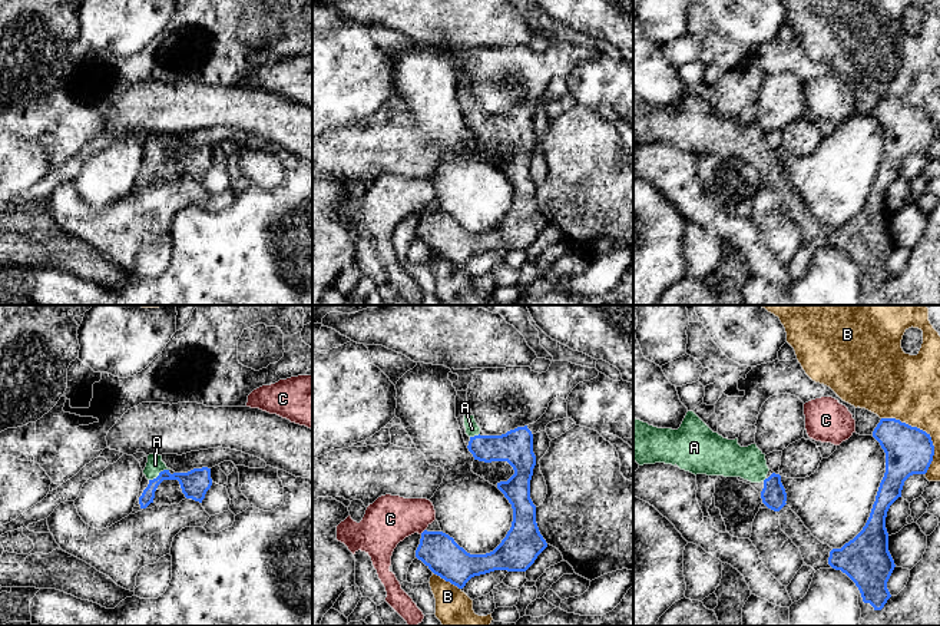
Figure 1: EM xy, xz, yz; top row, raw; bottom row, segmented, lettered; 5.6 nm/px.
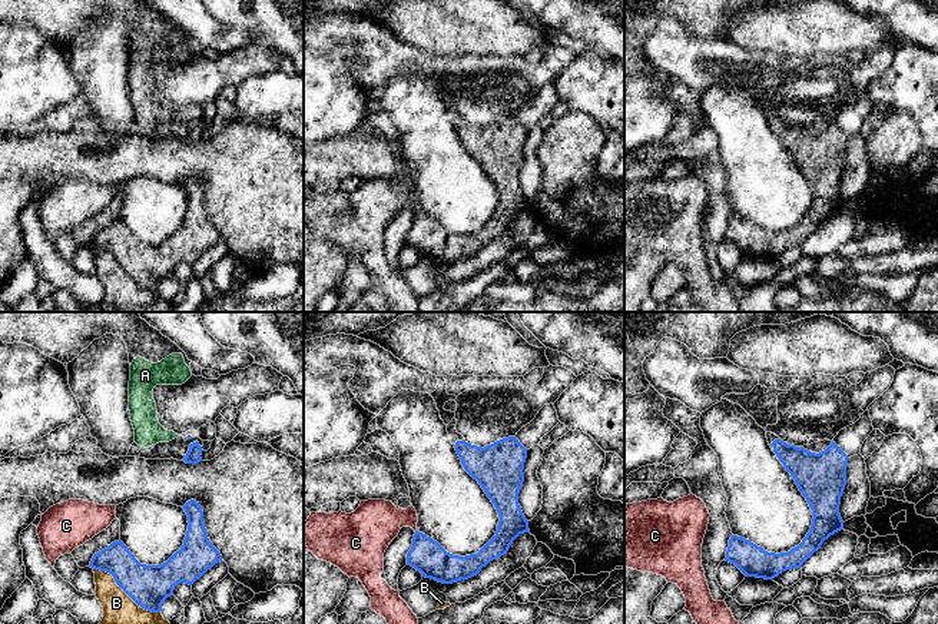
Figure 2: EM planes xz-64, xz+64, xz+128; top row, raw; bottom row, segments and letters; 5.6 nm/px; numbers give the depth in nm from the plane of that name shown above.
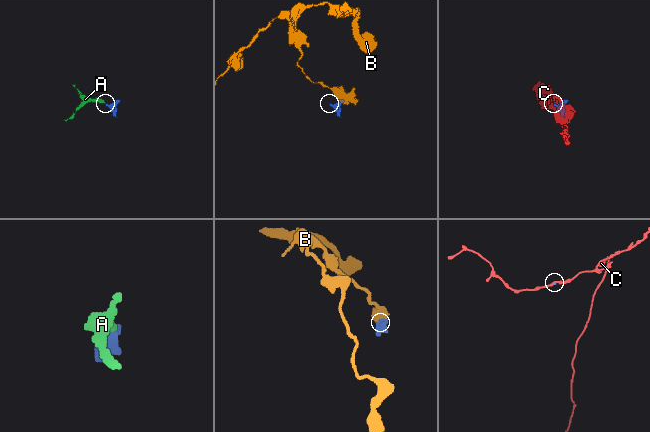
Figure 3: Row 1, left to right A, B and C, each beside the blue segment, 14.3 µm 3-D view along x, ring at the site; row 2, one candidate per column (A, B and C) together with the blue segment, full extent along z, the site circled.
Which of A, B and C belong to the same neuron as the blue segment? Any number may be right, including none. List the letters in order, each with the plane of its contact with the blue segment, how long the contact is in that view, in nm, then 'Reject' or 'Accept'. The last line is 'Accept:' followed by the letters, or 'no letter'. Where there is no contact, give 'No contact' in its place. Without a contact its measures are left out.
A: Touches blue in xy. Shared border 130 nm. Accept
B: Touches blue in yz. Shared border 400 nm. Reject
C: Touches blue in xz. Shared border 40 nm. Reject
Accept: A

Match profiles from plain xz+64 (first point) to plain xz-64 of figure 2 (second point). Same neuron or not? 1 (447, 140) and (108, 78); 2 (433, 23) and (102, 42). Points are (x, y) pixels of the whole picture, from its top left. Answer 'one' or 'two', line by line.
1: one
2: two

